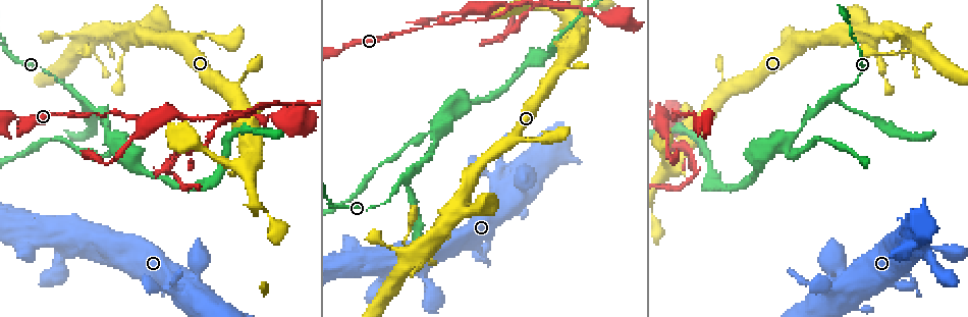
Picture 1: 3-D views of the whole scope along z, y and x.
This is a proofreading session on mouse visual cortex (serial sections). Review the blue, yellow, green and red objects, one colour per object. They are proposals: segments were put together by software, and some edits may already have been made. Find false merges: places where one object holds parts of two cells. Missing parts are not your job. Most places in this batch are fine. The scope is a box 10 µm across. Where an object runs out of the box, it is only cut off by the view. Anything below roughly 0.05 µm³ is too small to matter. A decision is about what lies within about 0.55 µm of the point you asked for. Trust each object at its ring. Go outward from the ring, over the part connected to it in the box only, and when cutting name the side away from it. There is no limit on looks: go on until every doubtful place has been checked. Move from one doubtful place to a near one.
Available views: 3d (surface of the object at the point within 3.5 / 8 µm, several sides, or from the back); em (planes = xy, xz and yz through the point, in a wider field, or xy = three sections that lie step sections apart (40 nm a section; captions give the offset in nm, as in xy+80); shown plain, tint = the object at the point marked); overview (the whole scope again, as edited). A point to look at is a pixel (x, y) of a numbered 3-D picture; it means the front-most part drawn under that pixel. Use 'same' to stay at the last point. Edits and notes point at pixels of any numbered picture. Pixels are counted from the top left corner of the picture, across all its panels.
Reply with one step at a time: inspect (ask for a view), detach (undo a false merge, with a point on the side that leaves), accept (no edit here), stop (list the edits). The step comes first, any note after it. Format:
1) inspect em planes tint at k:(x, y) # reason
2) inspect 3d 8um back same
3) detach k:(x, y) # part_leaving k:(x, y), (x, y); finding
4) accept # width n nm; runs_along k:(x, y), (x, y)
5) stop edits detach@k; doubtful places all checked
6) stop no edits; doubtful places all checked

inspect 3d 3.5um at 1:(164, 119) # thick turns thin

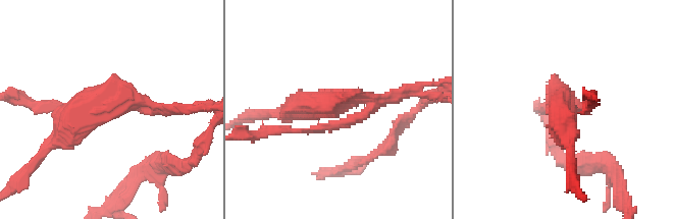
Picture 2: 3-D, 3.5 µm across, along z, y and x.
accept # runs_along 2:(274, 131), (344, 123), (400, 95); continuous, no second cell

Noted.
inspect 3d 8um at 1:(696, 172) # narrows sharply

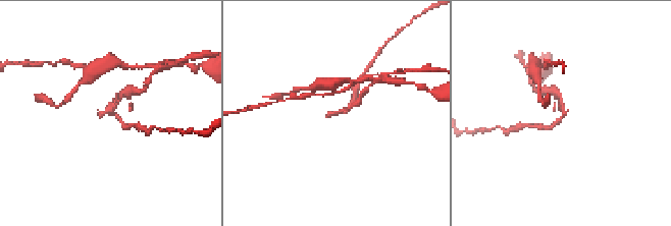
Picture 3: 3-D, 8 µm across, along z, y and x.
inspect em xy step 2 tint same

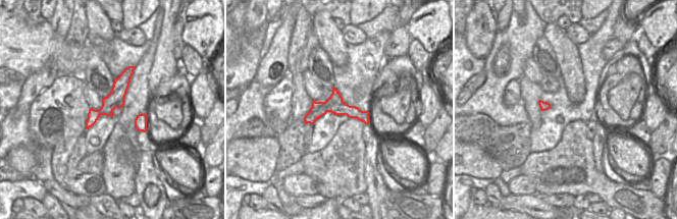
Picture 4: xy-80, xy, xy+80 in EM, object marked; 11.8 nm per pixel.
accept # runs_along 4:(126, 72), (117, 95), (88, 124); all the same cell

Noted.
inspect 3d 3.5um at 1:(841, 89) # a fork

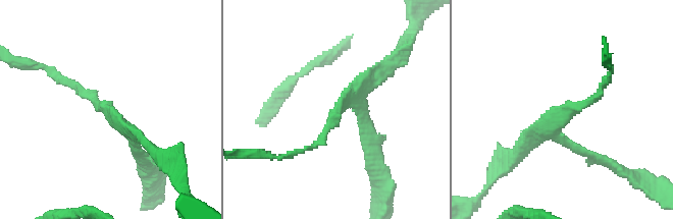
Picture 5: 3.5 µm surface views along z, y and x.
inspect em xy step 2 plain at 5:(108, 109) # arms 3; arm_widths 100, 100, 150 nm; shape alone is not enough

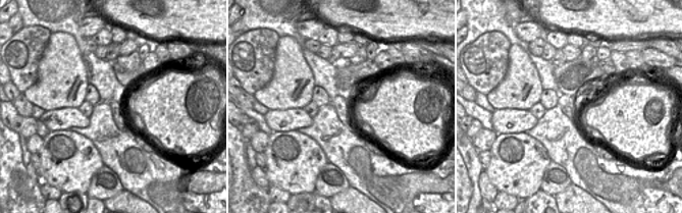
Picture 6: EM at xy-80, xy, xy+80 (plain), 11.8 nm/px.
inspect em xy step 2 tint same # with the object marked

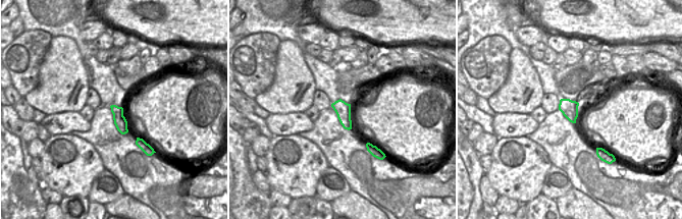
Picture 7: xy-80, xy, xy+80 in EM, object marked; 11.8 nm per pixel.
detach 5:(363, 135) # part_leaving 5:(356, 105), (380, 180); a second cell is stuck on

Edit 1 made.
inspect 3d 8um at 1:(439, 133) # three arms meet

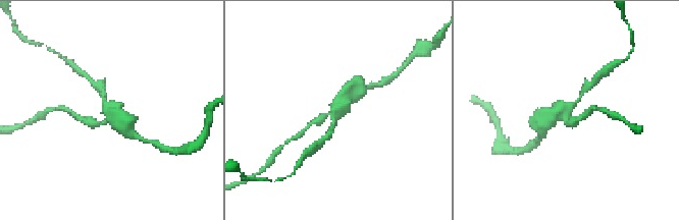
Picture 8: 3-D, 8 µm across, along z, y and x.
inspect 3d 3.5um same # zoom in

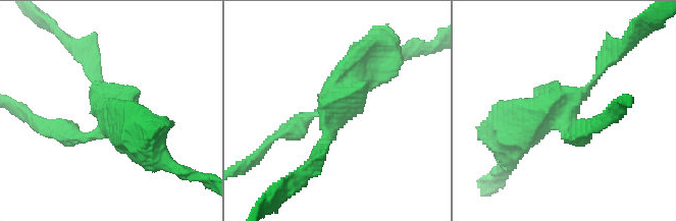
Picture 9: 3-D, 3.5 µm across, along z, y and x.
inspect em xy step 2 tint at 9:(562, 105) # arms 3; arm_widths 150, 150, 600 nm

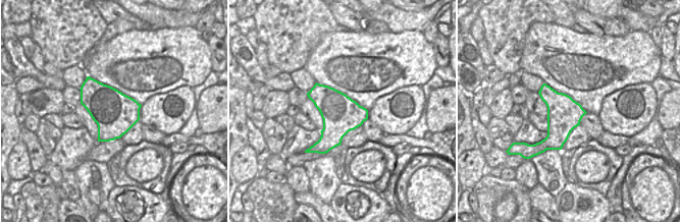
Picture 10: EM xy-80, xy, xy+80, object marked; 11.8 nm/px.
accept # runs_along 9:(607, 62), (570, 103), (513, 137); all the same cell

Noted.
stop edits detach@5; doubtful places all checked

